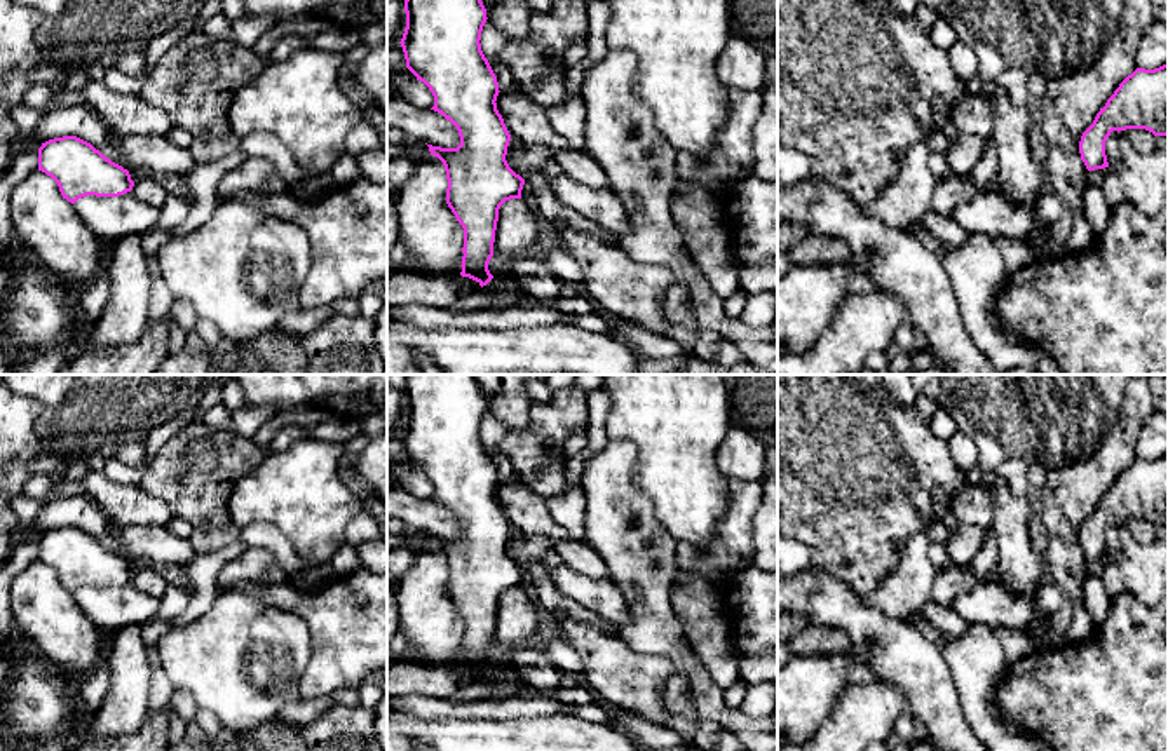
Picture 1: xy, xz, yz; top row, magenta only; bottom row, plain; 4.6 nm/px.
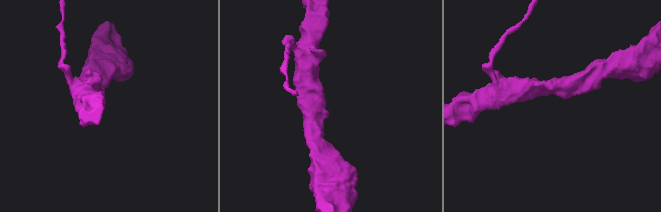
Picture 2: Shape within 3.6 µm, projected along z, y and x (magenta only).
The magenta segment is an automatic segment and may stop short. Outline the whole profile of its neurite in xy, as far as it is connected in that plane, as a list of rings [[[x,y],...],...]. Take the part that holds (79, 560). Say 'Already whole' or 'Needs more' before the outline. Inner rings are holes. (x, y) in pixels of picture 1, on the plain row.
Already whole. [[[77,526],[42,533],[38,561],[51,566],[58,573],[63,589],[71,594],[87,585],[119,587],[134,577],[127,559]]]

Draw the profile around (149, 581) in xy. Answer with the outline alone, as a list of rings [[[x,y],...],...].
[[[145,568],[134,573],[132,584],[141,591],[160,599],[166,594],[167,582],[157,572]]]

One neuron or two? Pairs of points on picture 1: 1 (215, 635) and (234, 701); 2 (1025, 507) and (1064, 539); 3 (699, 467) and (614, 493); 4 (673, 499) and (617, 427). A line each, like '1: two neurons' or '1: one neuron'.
1: one neuron
2: two neurons
3: two neurons
4: one neuron

